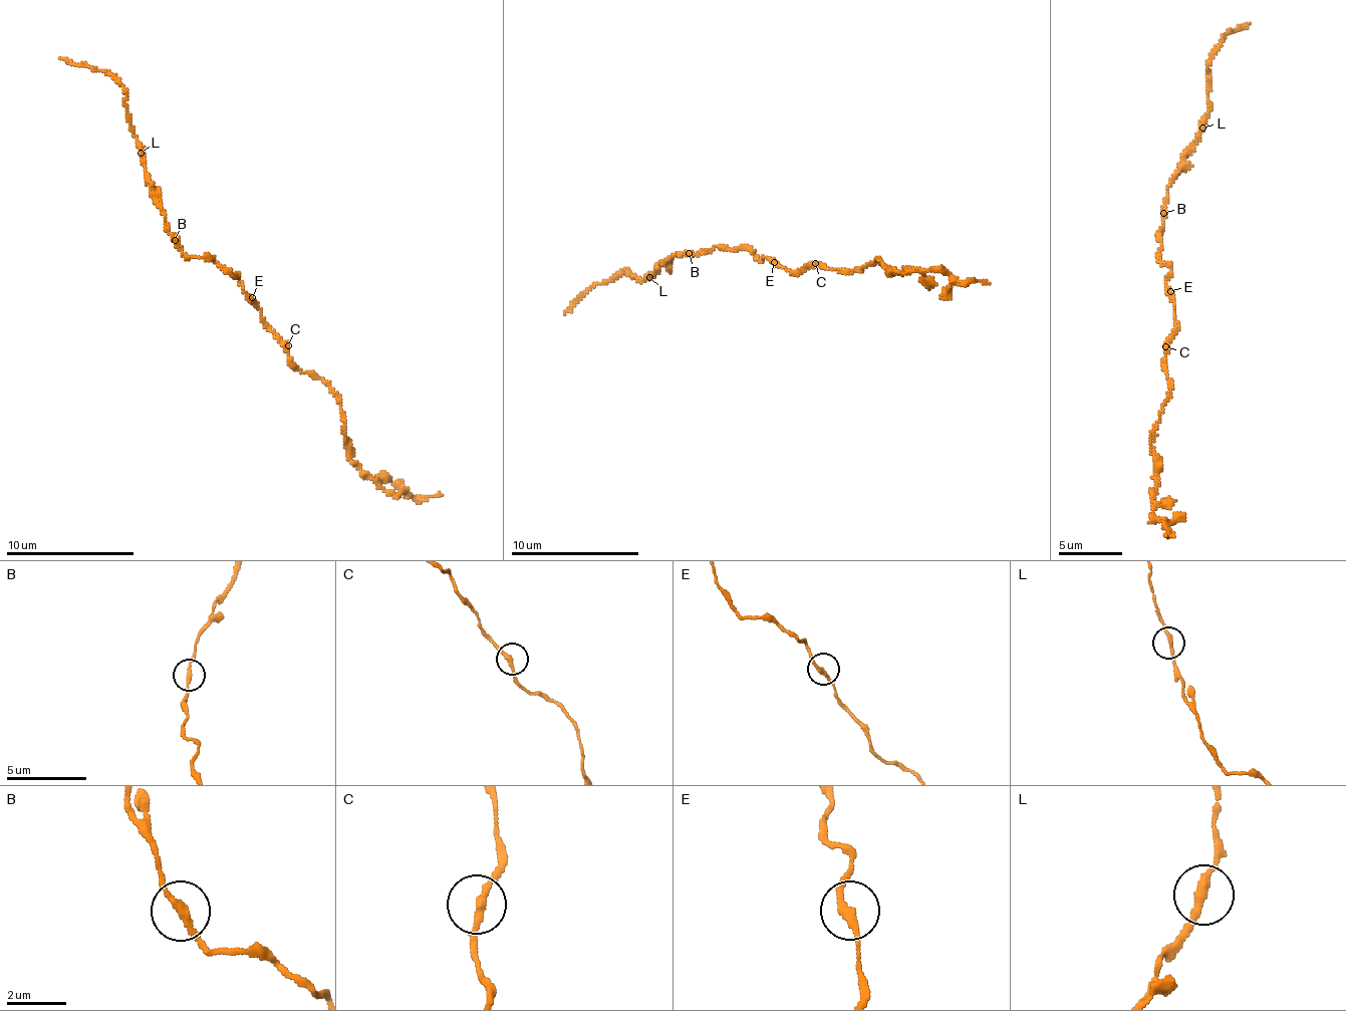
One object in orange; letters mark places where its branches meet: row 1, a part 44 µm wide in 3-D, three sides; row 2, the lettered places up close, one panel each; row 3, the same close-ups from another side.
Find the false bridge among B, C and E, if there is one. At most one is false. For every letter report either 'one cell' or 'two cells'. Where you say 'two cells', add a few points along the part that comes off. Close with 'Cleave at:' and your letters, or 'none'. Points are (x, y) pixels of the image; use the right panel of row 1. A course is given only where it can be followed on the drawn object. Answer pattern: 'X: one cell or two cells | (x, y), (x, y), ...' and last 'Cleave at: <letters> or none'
B: one cell
C: one cell
E: one cell
Cleave at: none

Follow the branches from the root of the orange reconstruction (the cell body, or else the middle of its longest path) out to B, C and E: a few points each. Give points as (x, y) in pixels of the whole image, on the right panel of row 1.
B: (1171, 272), (1159, 256), (1161, 245), (1156, 235), (1163, 224), (1162, 214)
C: (1171, 272), (1166, 290), (1174, 305), (1176, 330), (1165, 346)
E: (1171, 272), (1166, 283), (1170, 291)

